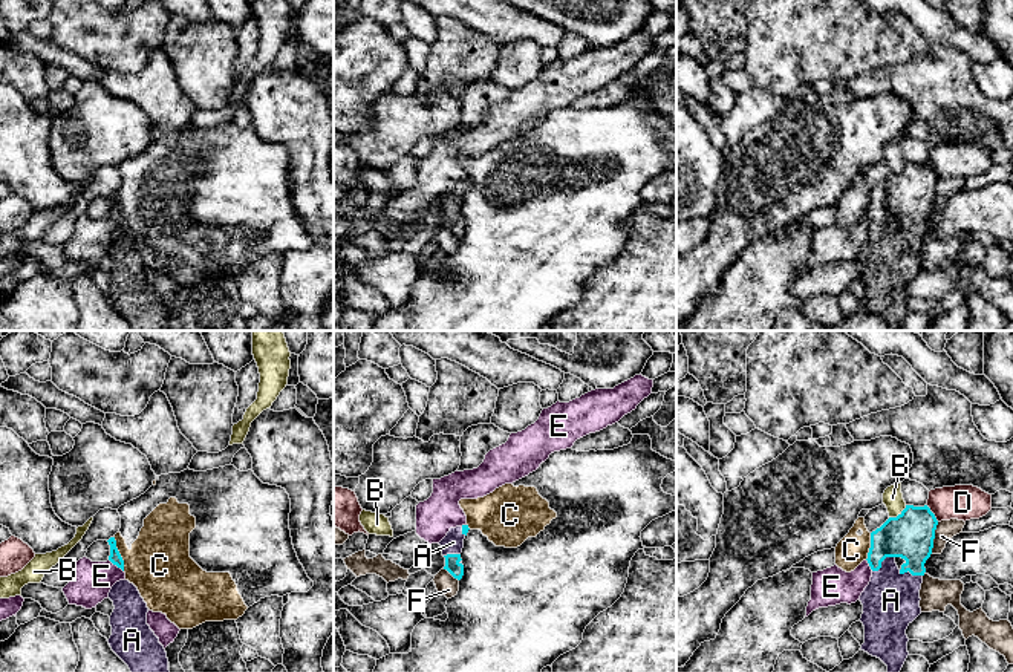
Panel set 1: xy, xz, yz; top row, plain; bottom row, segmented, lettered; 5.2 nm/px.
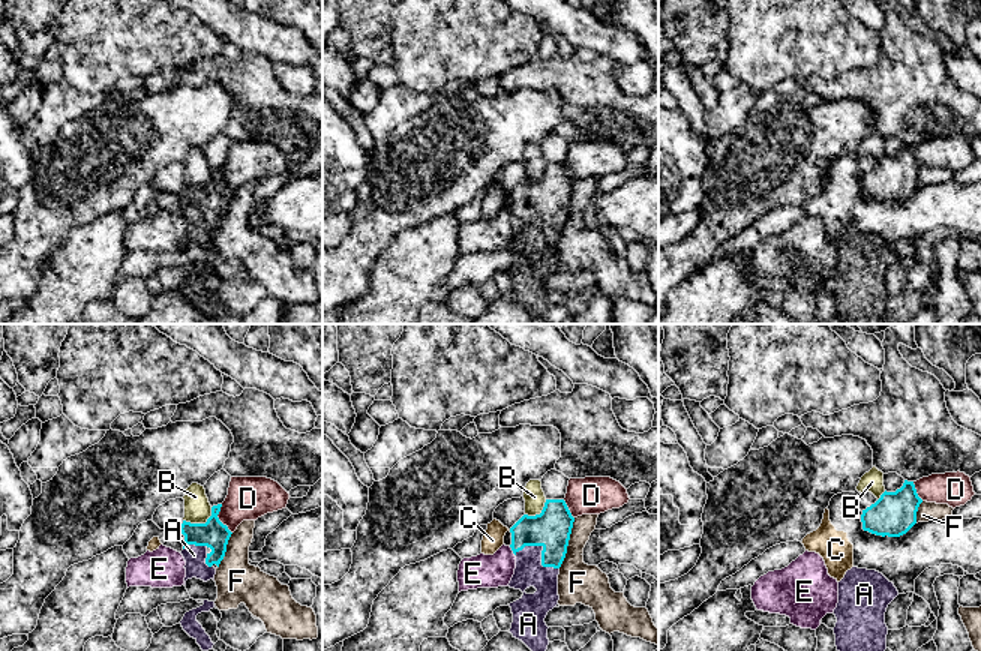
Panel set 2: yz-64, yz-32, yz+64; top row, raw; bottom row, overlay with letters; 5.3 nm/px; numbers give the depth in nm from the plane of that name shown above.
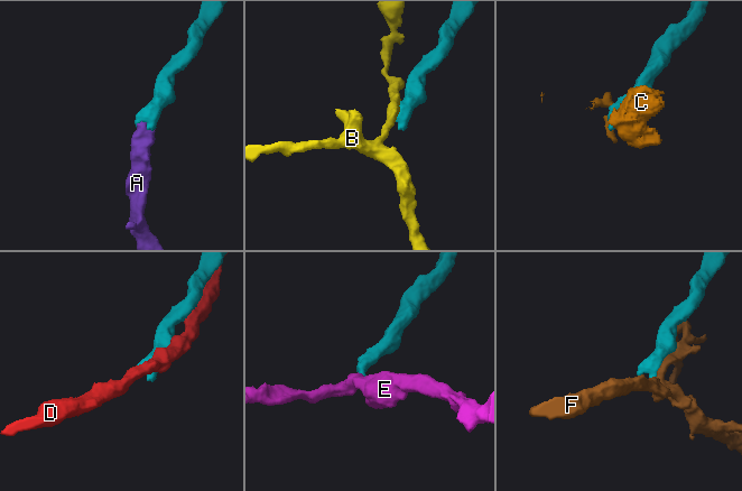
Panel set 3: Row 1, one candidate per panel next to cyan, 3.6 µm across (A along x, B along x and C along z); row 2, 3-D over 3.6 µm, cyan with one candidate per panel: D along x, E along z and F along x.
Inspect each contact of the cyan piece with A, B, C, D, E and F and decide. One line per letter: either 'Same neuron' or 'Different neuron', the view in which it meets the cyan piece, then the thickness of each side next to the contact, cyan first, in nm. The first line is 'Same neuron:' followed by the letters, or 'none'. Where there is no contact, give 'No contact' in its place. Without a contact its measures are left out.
Same neuron: A
A: Same neuron. Touches cyan in yz. Thickness 240 nm (cyan) against 300 nm
B: Different neuron. Touches cyan in yz. Thickness 240 nm (cyan) against 110 nm
C: Different neuron. Touches cyan in xy. Thickness 70 nm (cyan) against 340 nm
D: Different neuron. Touches cyan in yz. Thickness 240 nm (cyan) against 190 nm
E: Different neuron. Touches cyan in xy. Thickness 70 nm (cyan) against 220 nm
F: Different neuron. Touches cyan in yz. Thickness 240 nm (cyan) against 100 nm

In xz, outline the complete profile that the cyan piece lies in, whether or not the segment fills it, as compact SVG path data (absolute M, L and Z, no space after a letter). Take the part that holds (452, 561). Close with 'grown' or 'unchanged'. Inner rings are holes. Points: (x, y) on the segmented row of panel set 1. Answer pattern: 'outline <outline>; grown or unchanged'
outline M468 525L450 528L447 536L439 542L442 556L445 557L444 569L447 569L458 580L464 576L461 553L468 530Z; grown

